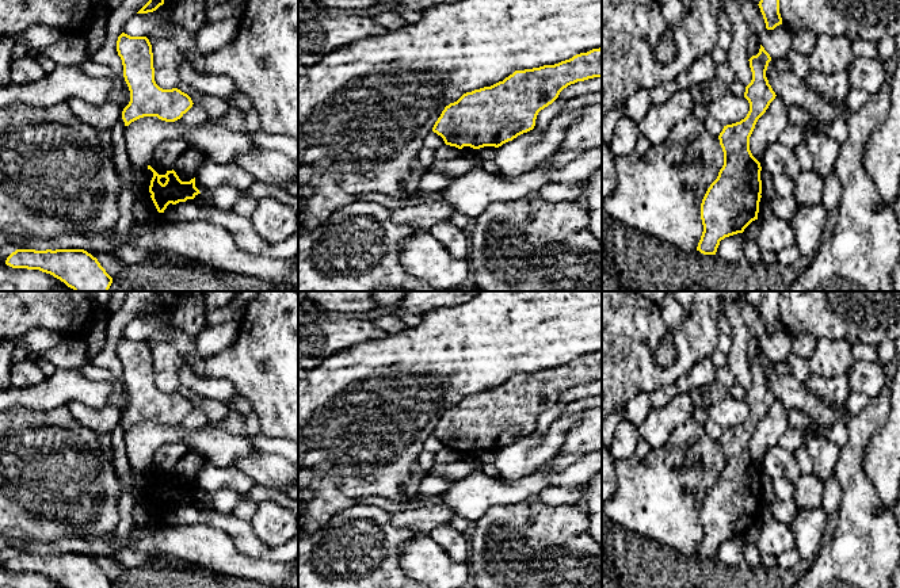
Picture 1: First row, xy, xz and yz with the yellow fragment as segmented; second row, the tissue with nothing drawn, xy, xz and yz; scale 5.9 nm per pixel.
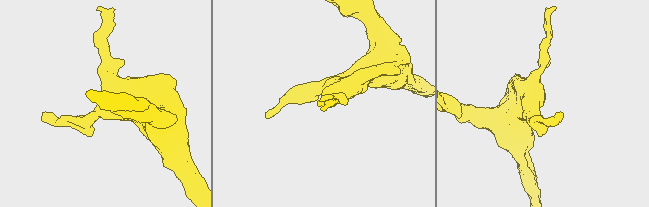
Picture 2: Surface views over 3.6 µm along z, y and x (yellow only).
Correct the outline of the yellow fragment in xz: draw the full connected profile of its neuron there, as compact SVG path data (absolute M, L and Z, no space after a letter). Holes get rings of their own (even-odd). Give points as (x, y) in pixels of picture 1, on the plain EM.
M602 351L576 358L554 369L515 374L503 385L466 396L457 405L446 409L432 435L441 439L446 448L458 453L499 451L533 434L538 416L552 408L564 392L594 381L602 381Z

